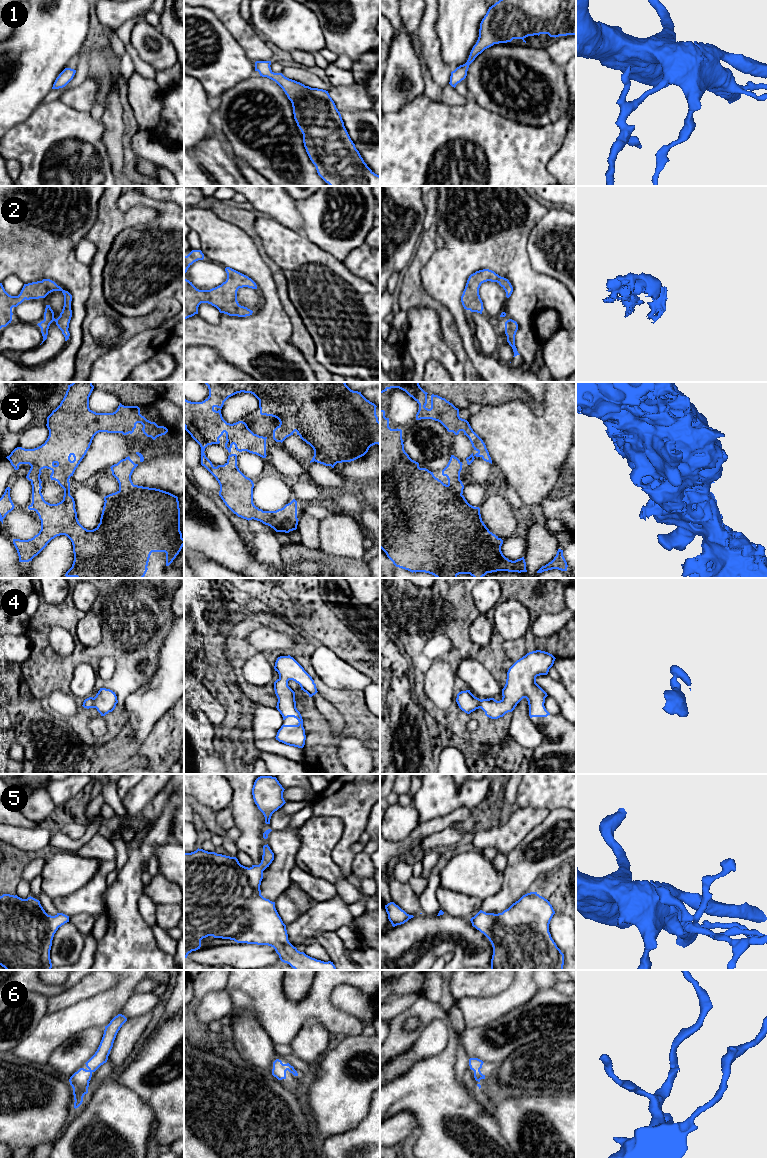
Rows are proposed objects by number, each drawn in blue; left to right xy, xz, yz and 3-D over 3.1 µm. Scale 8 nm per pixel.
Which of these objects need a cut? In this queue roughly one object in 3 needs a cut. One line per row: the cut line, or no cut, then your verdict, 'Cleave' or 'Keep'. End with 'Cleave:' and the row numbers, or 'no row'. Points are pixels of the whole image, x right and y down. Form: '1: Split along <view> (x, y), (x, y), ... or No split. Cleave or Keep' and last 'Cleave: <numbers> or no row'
1: No split. Keep
2: No split. Keep
3: No split. Keep
4: No split. Keep
5: No split. Keep
6: No split. Keep
Cleave: no row

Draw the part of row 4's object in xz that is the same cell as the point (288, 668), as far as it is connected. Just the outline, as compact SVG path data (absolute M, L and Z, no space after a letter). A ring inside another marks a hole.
M290 655L278 657L274 669L279 674L279 678L274 682L274 690L278 698L276 708L283 720L294 717L299 722L297 725L283 724L275 738L286 745L303 748L306 740L303 719L296 708L295 692L288 686L288 681L293 680L298 683L301 690L306 692L309 697L318 692L316 684L304 668Z

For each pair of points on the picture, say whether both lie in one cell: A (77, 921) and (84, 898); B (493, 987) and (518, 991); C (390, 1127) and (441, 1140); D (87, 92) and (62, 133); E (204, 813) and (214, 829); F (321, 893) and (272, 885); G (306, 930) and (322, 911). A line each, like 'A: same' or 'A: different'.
A: different
B: different
C: different
D: different
E: same
F: different
G: same

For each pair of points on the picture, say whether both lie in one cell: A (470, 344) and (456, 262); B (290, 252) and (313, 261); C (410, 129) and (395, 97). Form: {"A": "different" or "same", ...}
{"A": "same", "B": "same", "C": "different"}

